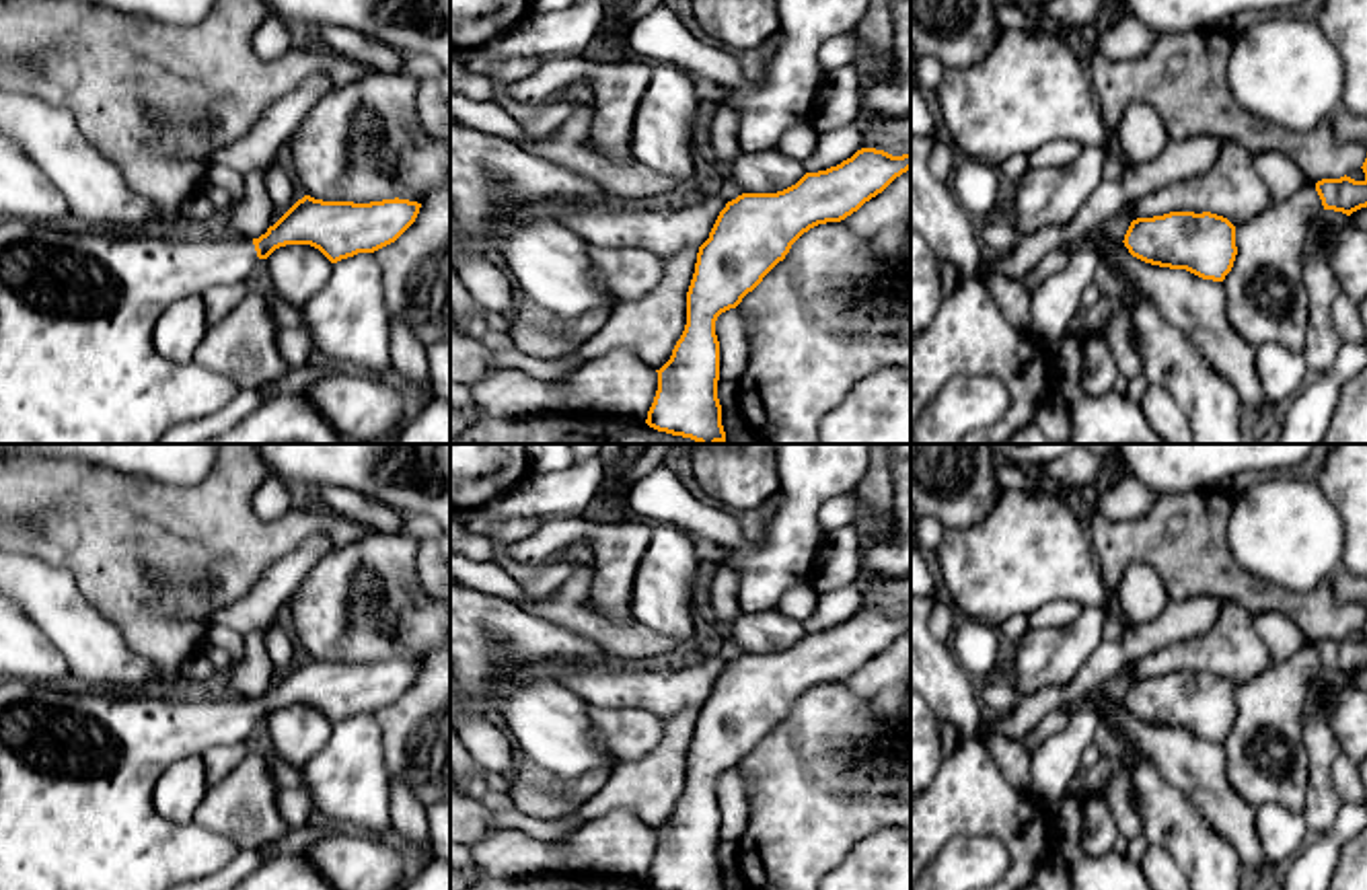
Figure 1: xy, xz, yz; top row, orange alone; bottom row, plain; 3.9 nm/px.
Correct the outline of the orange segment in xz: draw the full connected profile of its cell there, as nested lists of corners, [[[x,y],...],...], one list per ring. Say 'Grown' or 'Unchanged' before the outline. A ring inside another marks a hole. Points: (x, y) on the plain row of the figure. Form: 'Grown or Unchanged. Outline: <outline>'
Unchanged. Outline: [[[861,608],[837,627],[806,633],[796,645],[777,654],[742,654],[719,672],[709,699],[699,707],[695,734],[687,752],[687,785],[670,820],[656,830],[658,851],[645,884],[654,890],[724,890],[717,859],[719,802],[715,781],[736,769],[763,738],[785,719],[791,705],[810,689],[841,682],[882,654],[911,629],[911,615],[892,617]]]

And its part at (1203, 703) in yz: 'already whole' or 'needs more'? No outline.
already whole

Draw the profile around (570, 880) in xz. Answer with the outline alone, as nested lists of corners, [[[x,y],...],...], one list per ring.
[[[565,872],[530,878],[485,878],[465,890],[654,890],[623,878],[596,872]]]

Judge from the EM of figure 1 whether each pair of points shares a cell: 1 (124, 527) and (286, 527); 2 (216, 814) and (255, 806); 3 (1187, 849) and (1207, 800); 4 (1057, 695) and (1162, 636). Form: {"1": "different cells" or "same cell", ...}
{"1": "same cell", "2": "same cell", "3": "different cells", "4": "same cell"}

